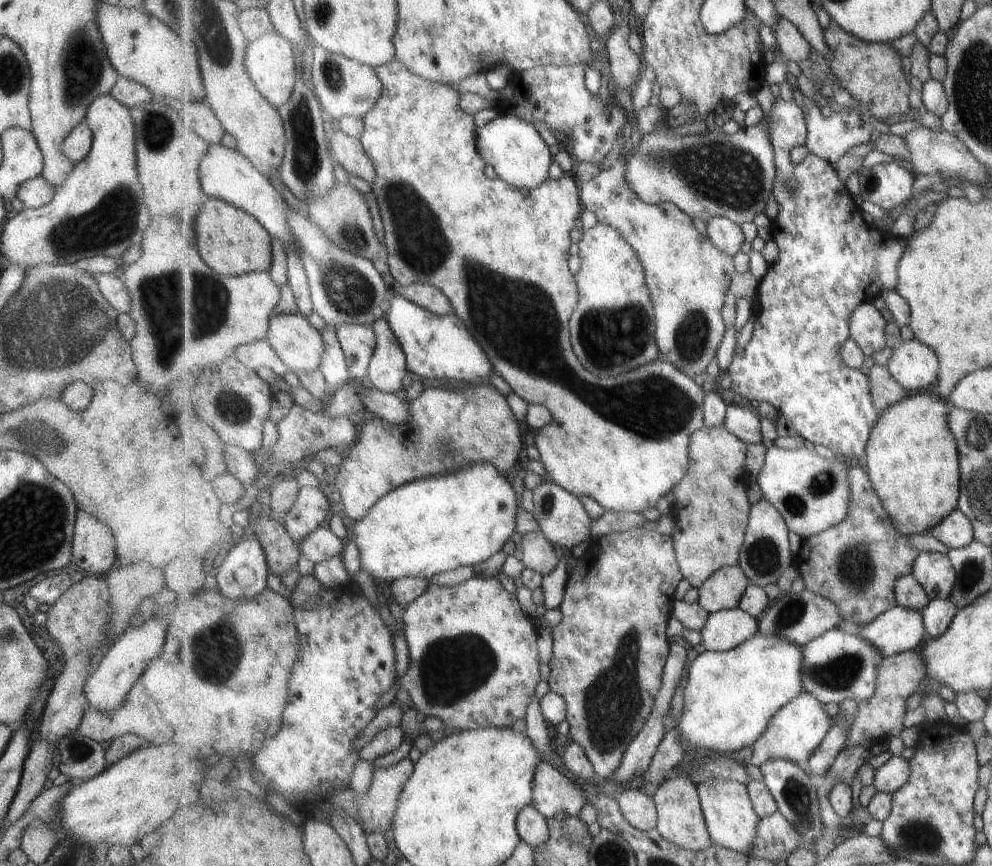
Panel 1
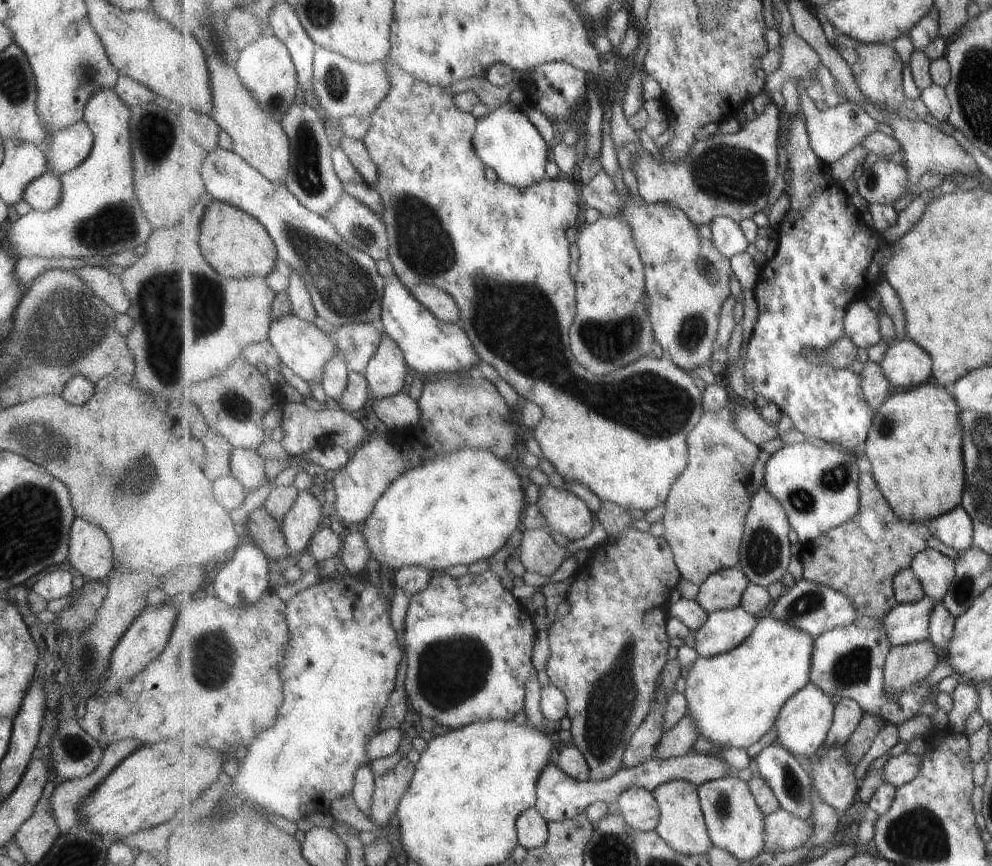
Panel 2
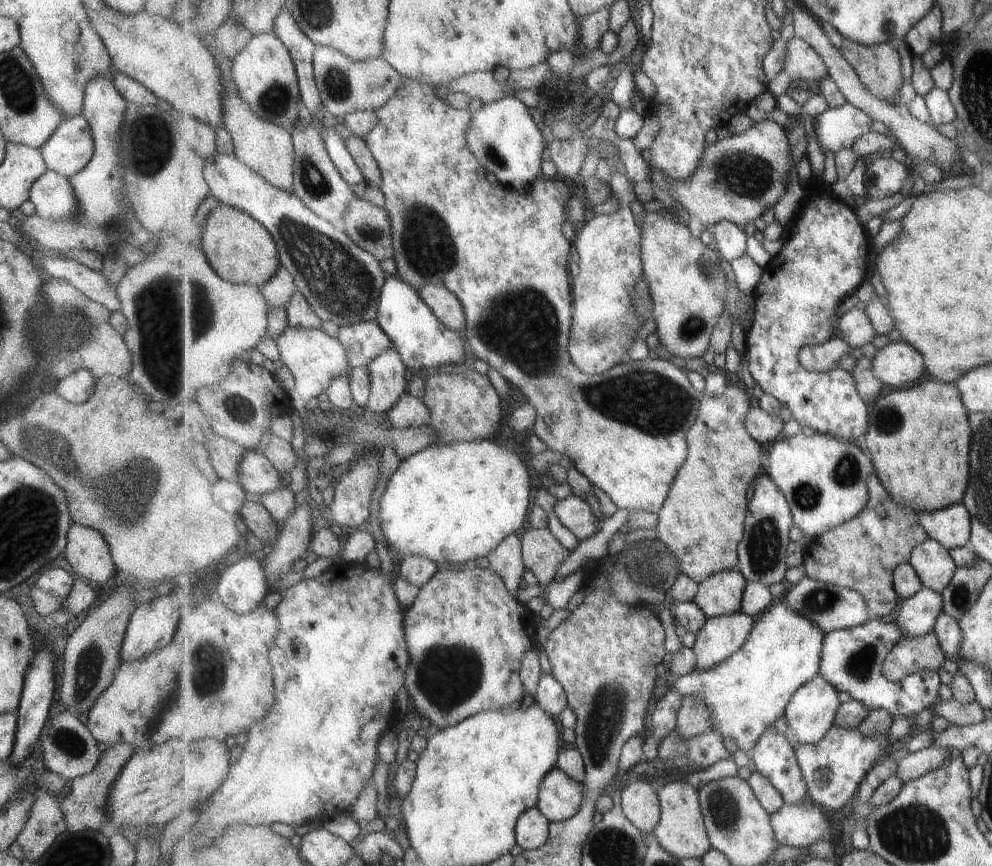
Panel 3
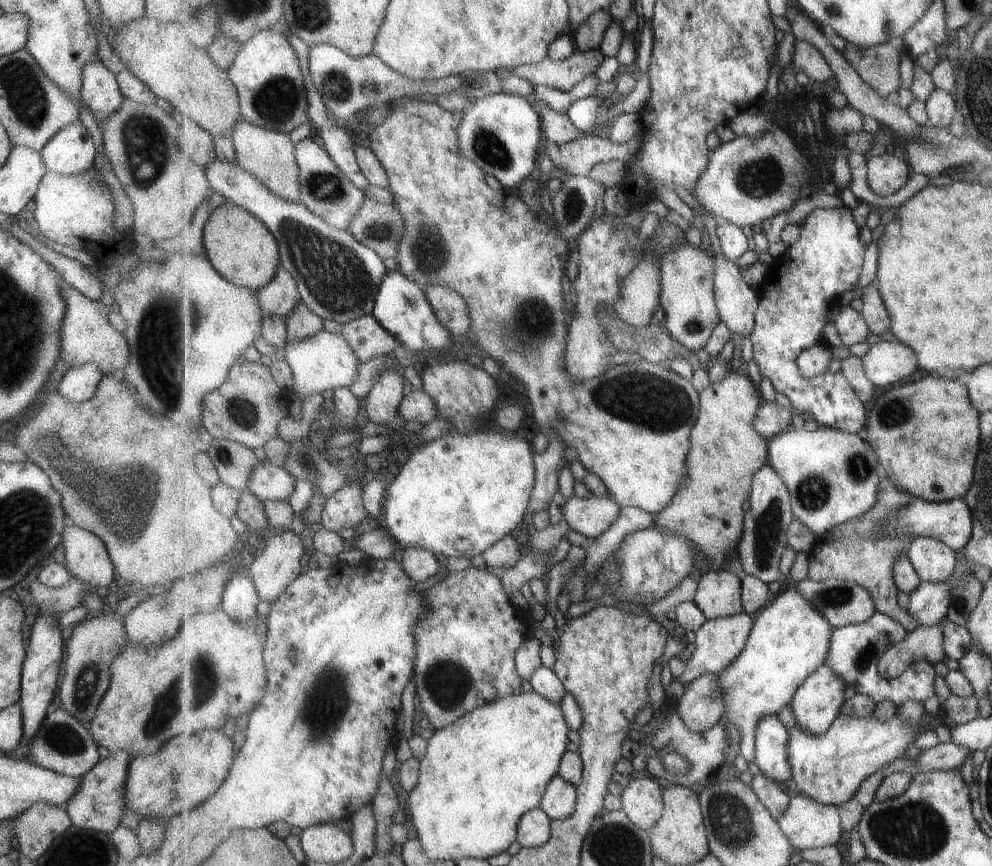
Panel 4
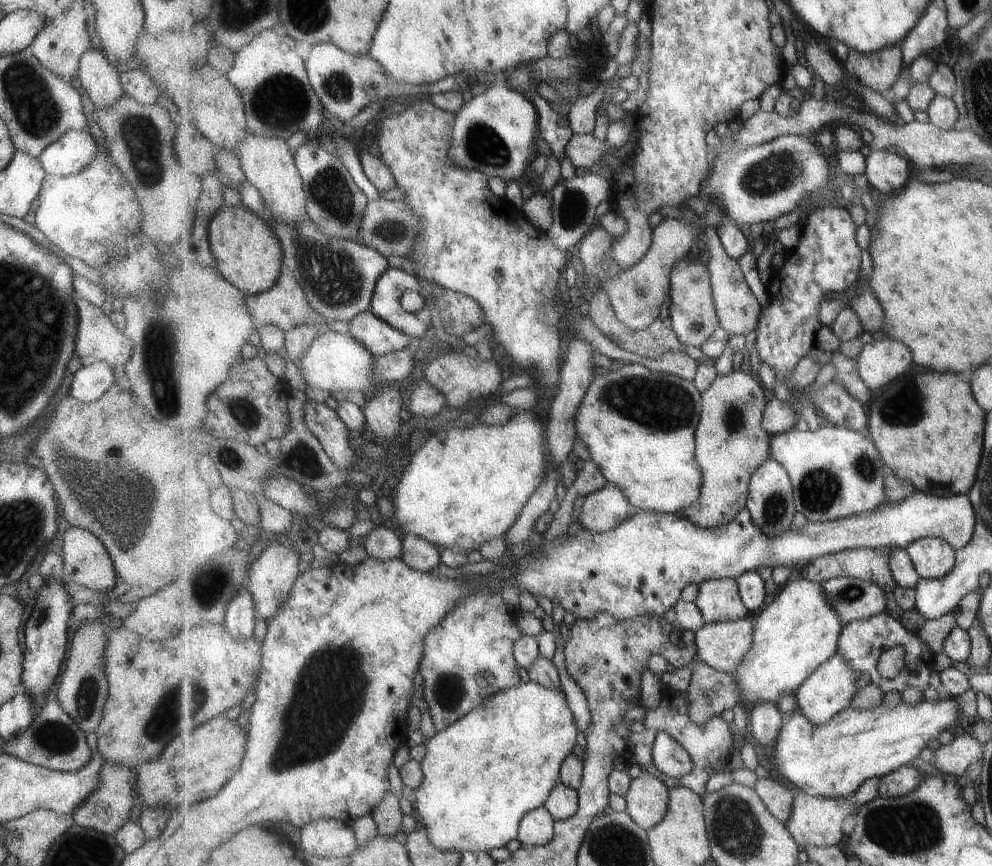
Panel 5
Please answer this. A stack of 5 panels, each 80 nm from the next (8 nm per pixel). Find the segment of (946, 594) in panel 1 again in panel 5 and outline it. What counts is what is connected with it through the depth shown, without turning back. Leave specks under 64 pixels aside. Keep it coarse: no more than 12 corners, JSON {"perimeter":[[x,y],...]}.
{"perimeter":[[934,537],[906,550],[919,578],[955,569],[955,548]]}

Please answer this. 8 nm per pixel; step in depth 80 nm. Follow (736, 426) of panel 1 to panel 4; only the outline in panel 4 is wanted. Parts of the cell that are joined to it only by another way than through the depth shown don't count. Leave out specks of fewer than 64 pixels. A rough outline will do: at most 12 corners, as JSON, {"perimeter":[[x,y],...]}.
{"perimeter":[[763,403],[755,430],[770,442],[792,430],[793,413]]}

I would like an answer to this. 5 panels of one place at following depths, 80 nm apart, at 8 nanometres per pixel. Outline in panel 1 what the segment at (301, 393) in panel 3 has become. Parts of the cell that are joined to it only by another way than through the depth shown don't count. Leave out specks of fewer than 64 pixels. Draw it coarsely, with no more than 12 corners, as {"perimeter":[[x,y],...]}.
{"perimeter":[[274,313],[266,339],[291,371],[320,369],[322,332]]}

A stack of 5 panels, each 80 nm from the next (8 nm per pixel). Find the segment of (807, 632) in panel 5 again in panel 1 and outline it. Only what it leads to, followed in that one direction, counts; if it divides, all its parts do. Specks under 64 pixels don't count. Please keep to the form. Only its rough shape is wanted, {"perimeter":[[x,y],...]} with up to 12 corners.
{"perimeter":[[759,632],[701,652],[684,751],[752,748],[805,692],[804,647]]}

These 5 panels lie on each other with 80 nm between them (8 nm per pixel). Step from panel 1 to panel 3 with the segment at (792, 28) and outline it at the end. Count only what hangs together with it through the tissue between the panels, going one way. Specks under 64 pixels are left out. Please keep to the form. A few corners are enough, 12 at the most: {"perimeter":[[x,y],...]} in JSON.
{"perimeter":[[791,36],[782,70],[769,92],[785,94],[790,82],[830,76],[823,57]]}

